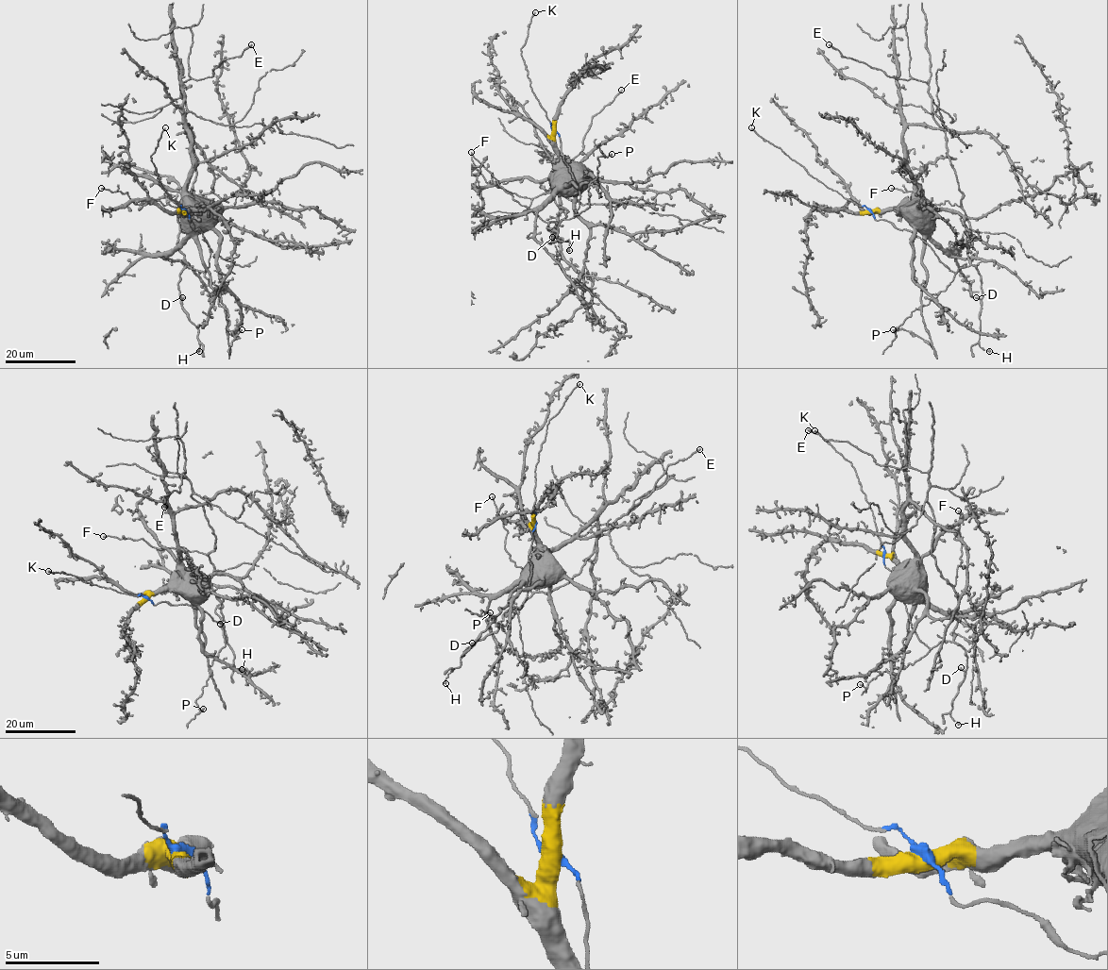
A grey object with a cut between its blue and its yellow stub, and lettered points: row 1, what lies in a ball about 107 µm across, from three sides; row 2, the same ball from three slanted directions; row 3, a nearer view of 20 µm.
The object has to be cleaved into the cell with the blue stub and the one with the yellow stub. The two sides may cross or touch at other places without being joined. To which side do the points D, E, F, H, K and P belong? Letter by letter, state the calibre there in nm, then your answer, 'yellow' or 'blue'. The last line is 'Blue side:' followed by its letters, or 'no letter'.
D: calibre 240 nm; blue
E: calibre 200 nm; blue
F: calibre 190 nm; blue
H: calibre 380 nm; blue
K: calibre 160 nm; blue
P: calibre 260 nm; blue
Blue side: D, E, F, H, K, P

